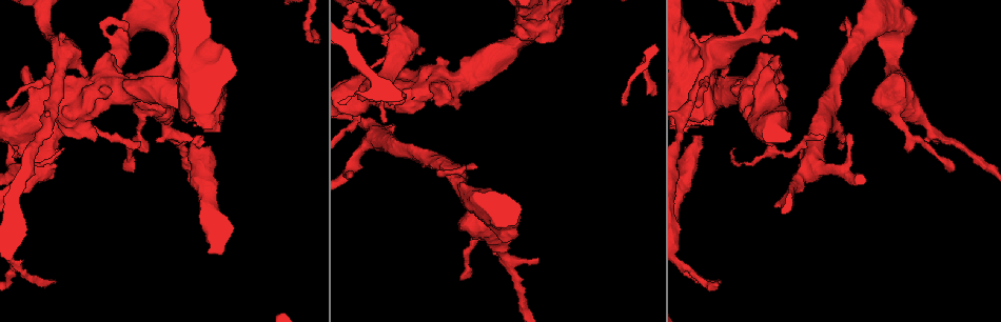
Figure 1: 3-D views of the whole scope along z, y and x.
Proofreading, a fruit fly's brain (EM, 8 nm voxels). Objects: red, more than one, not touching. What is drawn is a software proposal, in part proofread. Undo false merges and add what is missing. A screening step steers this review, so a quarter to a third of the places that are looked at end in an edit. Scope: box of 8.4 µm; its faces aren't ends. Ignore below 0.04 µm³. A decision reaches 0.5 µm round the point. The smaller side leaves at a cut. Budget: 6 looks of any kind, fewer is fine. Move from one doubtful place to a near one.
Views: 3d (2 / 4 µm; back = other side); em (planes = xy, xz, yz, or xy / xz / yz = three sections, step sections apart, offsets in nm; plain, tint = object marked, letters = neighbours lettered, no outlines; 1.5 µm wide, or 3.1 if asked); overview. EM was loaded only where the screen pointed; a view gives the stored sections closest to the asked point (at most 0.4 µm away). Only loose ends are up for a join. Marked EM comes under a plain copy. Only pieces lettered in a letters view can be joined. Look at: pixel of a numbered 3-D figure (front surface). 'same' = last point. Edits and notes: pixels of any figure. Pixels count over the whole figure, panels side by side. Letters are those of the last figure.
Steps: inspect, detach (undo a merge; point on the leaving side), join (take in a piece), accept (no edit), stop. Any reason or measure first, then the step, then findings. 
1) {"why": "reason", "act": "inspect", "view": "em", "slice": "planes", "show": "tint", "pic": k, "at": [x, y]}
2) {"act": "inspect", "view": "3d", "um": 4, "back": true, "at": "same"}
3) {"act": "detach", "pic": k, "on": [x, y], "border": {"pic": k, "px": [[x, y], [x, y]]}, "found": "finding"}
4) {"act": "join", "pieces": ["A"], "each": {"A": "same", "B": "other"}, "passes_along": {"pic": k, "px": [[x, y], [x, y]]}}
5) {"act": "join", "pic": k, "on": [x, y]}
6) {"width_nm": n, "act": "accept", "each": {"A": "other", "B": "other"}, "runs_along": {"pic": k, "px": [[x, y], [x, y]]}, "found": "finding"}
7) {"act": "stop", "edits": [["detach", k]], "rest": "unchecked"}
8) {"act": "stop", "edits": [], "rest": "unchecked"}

{"why": "thin end", "act": "inspect", "view": "3d", "um": 2, "pic": 1, "at": [139, 142]}

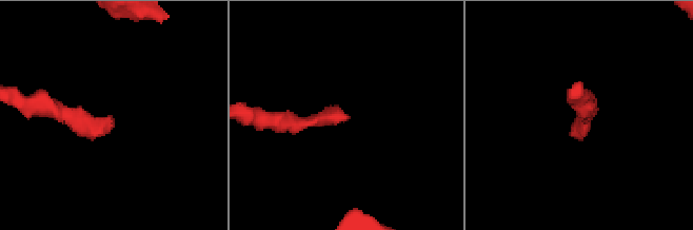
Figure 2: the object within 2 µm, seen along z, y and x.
{"why": "need the tissue", "act": "inspect", "view": "em", "slice": "planes", "show": "tint", "pic": 2, "at": [111, 116]}

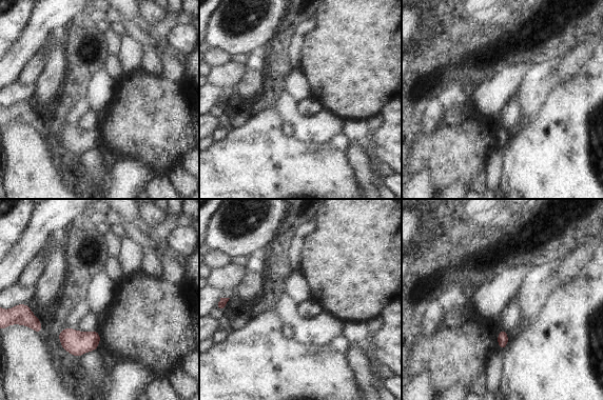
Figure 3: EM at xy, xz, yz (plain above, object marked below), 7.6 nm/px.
{"act": "inspect", "view": "em", "slice": "planes", "show": "letters", "at": "same"}

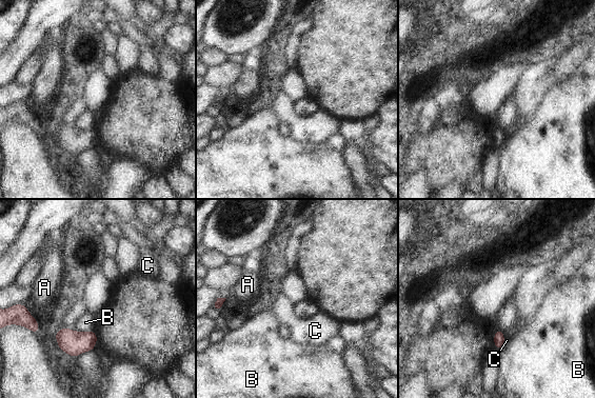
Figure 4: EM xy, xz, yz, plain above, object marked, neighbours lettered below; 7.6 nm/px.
{"act": "accept", "each": {"A": "other", "B": "other", "C": "other"}, "border": {"pic": 4, "px": [[94, 330], [78, 332]]}, "found": "no lettered piece goes on from it"}

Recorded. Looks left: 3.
{"why": "stops while still wide", "act": "inspect", "view": "3d", "um": 4, "pic": 1, "at": [709, 37]}

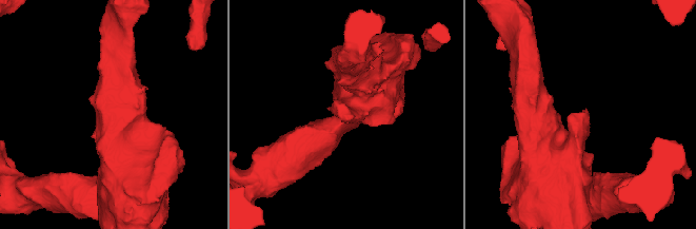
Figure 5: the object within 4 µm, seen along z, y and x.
{"why": "need the tissue", "act": "inspect", "view": "em", "slice": "planes", "show": "letters", "pic": 5, "at": [349, 120]}

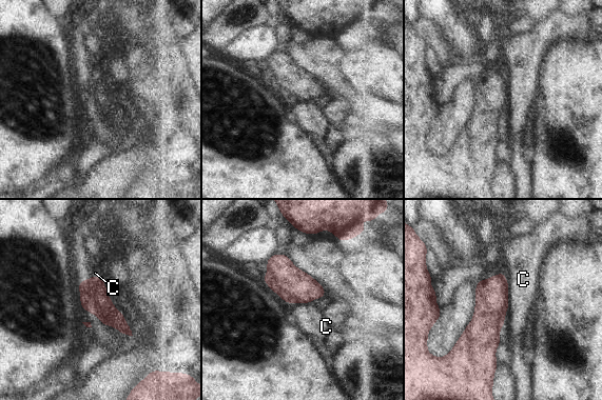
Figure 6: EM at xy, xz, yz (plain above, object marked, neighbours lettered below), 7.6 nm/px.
{"act": "accept", "each": {"C": "other"}, "found": "no lettered piece goes on from it"}

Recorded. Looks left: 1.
{"act": "stop", "edits": [], "rest": "unchecked"}

